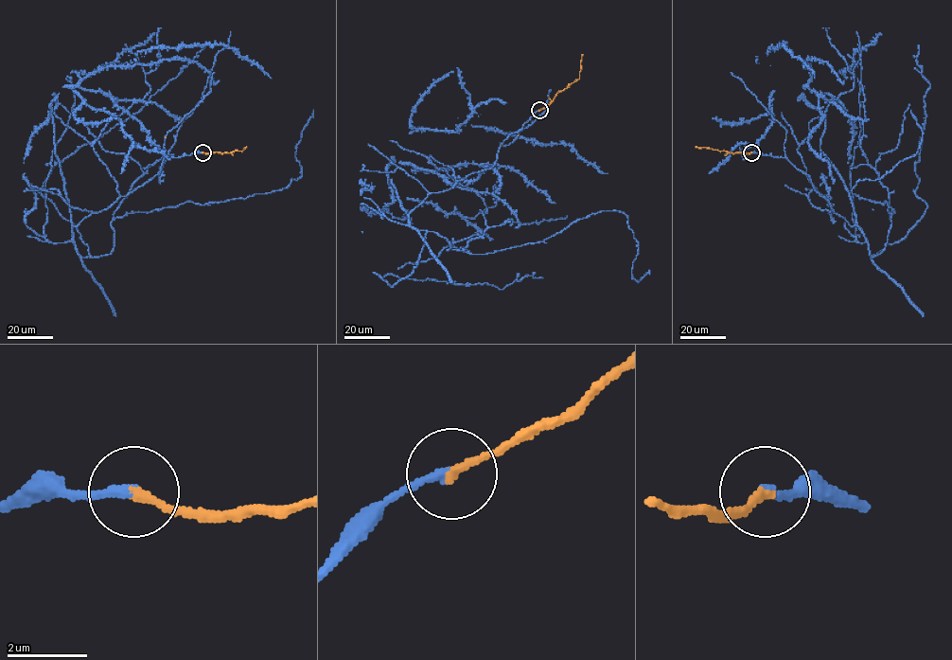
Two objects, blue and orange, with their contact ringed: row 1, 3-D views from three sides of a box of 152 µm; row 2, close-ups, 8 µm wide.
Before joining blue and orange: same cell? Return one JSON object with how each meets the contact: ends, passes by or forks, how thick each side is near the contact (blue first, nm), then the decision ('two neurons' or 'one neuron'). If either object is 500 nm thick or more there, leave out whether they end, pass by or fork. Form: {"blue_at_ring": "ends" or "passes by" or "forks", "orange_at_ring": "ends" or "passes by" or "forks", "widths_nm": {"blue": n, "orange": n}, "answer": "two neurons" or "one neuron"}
{"blue_at_ring": "ends", "orange_at_ring": "ends", "widths_nm": {"blue": 240, "orange": 220}, "answer": "one neuron"}

